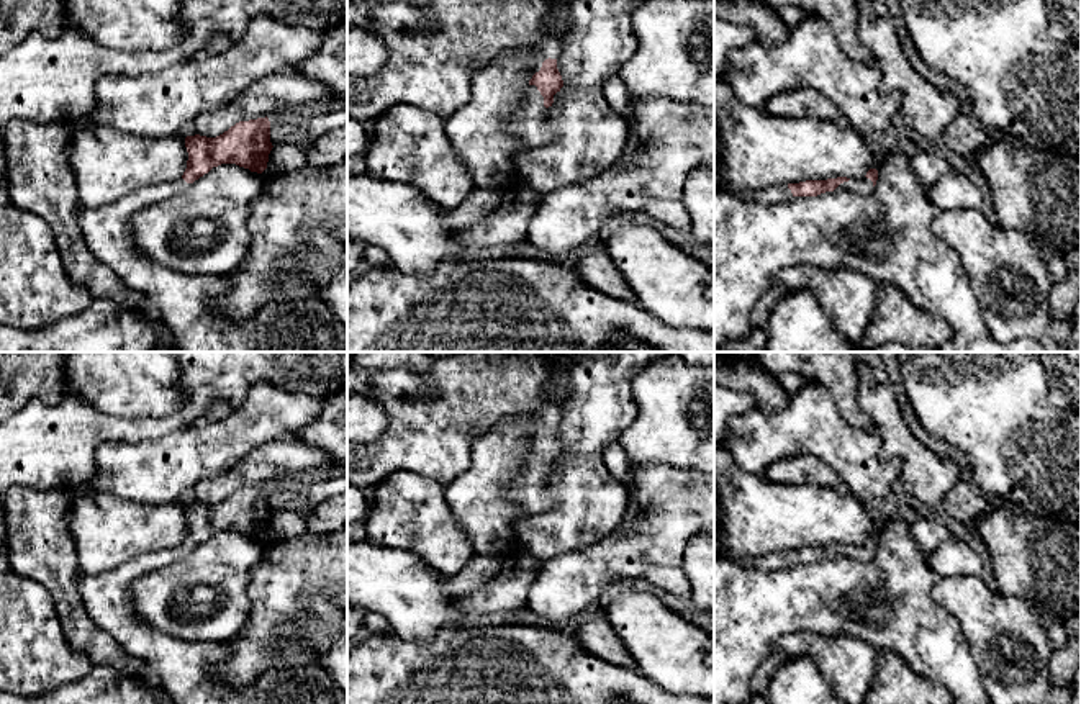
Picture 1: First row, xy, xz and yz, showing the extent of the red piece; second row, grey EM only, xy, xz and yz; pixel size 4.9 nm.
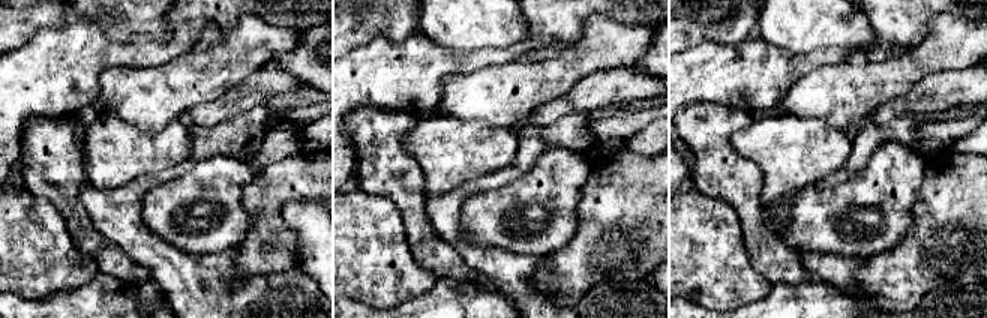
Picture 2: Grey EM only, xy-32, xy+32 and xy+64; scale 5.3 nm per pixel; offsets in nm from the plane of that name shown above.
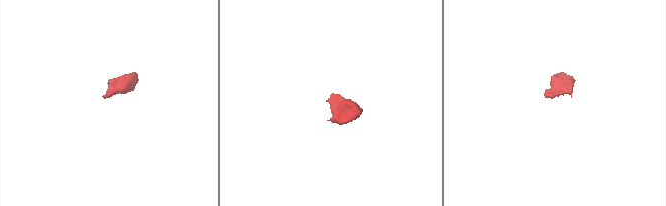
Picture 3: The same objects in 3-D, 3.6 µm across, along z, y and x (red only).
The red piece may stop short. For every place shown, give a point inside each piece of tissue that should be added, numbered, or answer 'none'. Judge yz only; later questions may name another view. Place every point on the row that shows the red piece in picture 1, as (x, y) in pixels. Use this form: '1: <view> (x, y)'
1: yz (863, 185)

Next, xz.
1: xz (431, 71)

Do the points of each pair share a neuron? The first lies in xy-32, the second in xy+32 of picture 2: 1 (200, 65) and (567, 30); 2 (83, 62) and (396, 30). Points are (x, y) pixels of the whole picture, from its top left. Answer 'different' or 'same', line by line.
1: different
2: different

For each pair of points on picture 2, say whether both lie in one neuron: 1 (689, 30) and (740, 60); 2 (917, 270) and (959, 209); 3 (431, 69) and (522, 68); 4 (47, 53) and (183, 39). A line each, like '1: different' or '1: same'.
1: different
2: same
3: different
4: same

